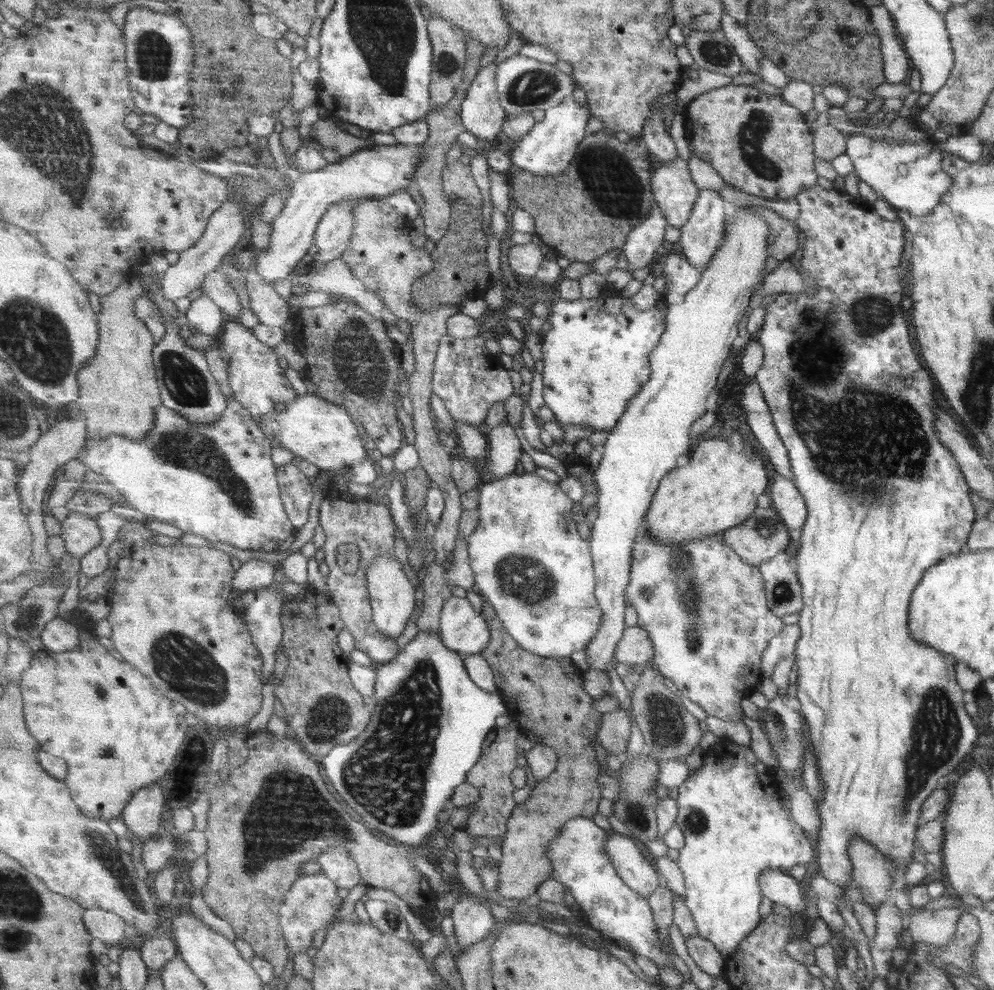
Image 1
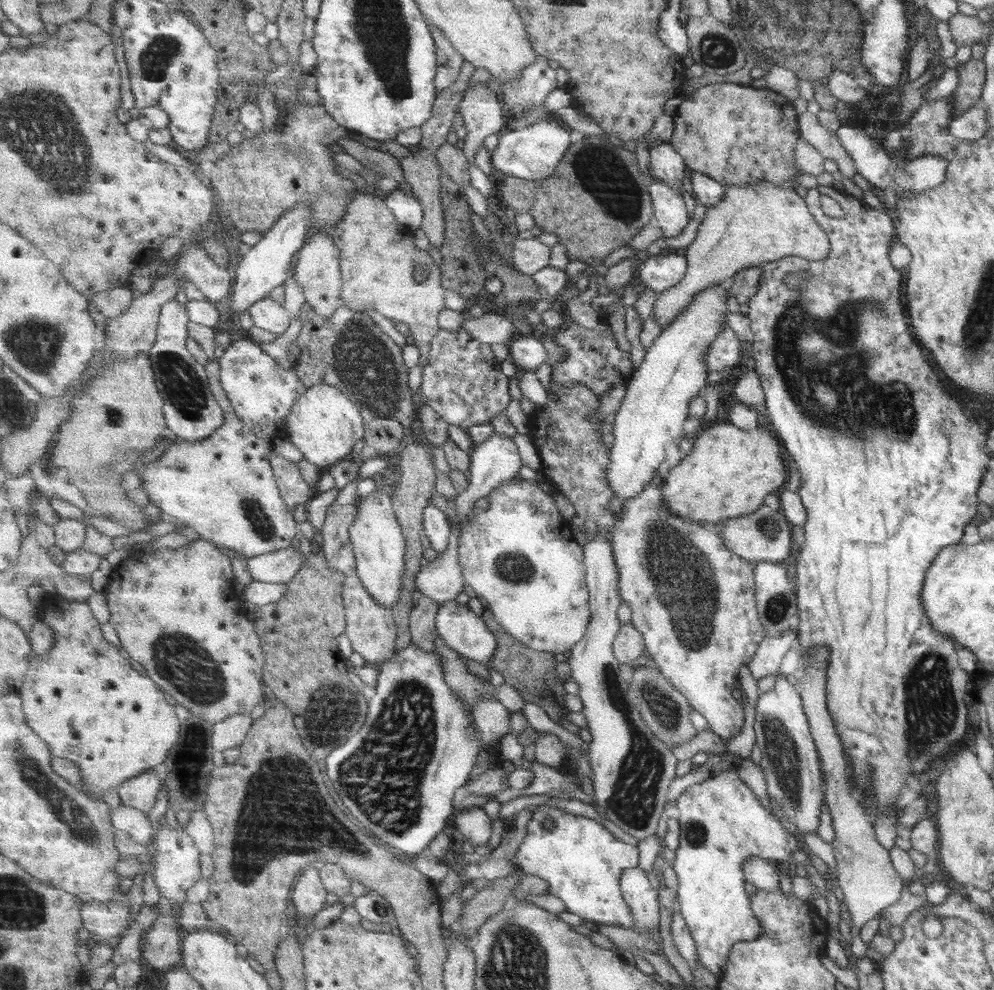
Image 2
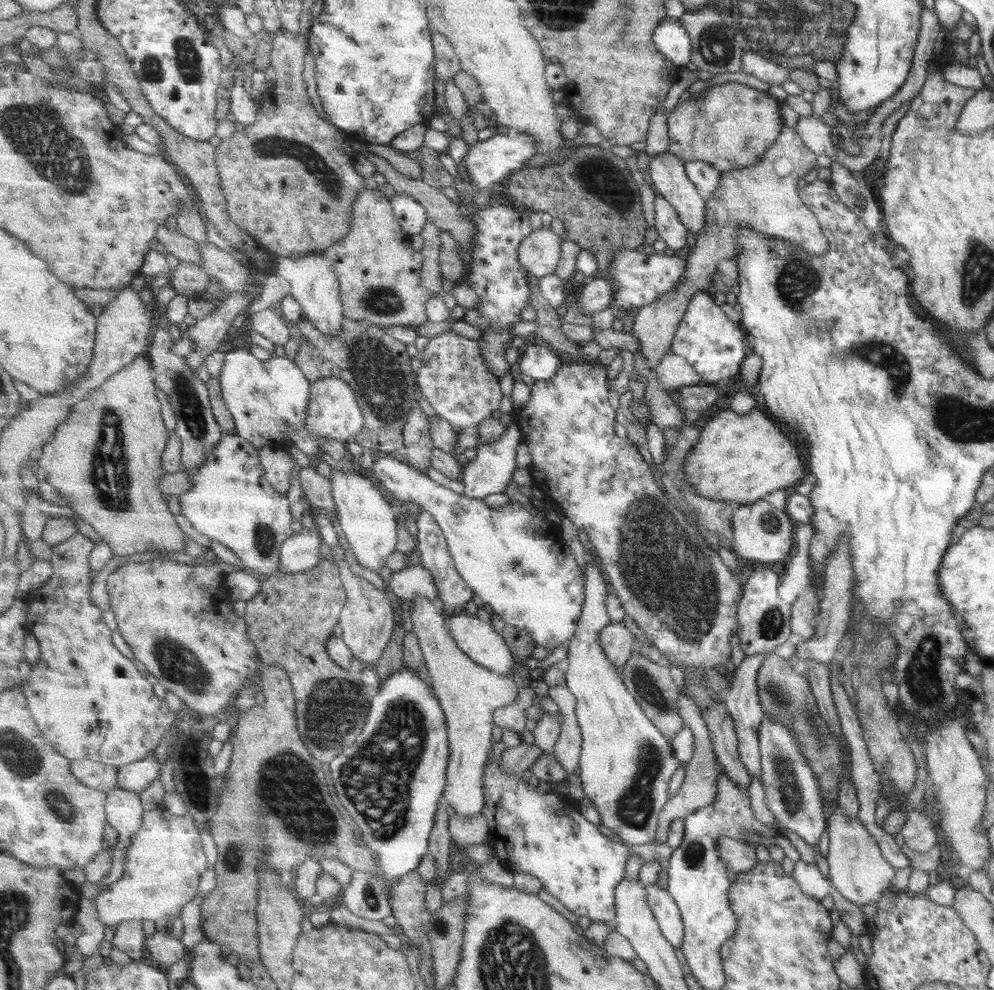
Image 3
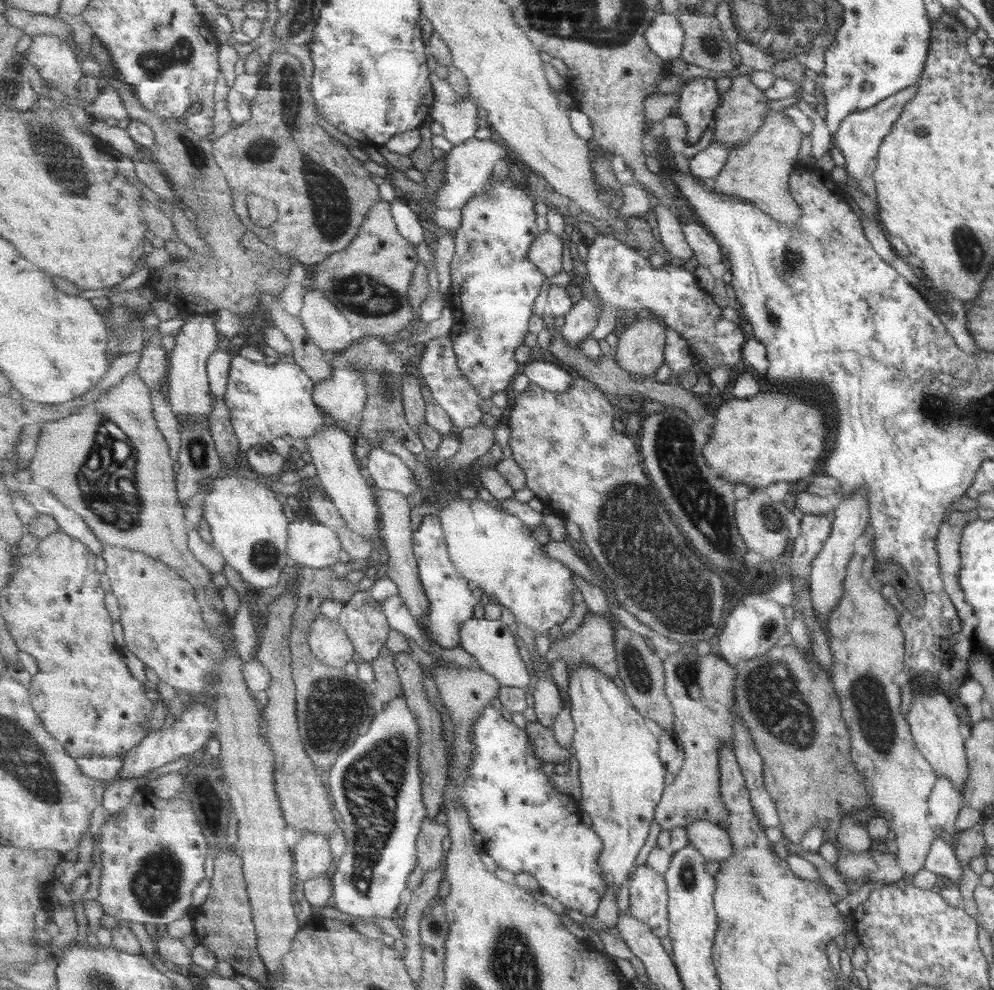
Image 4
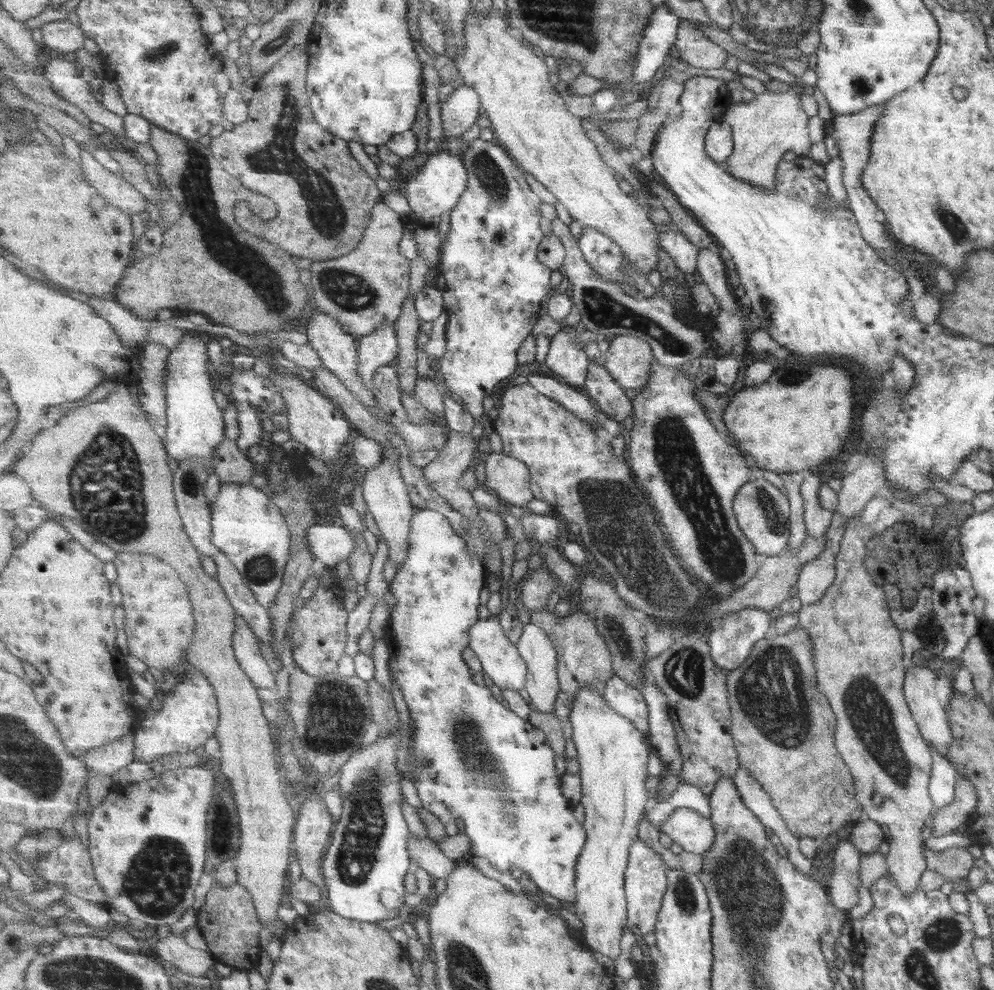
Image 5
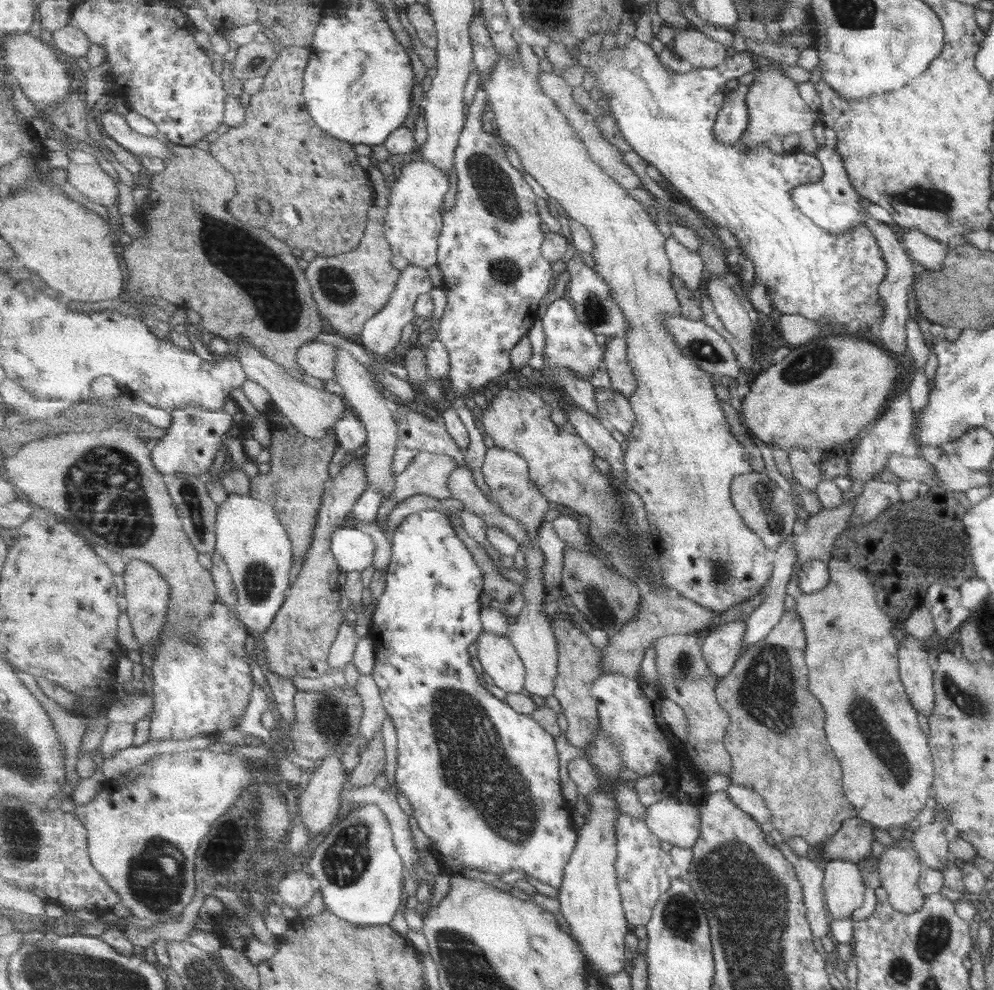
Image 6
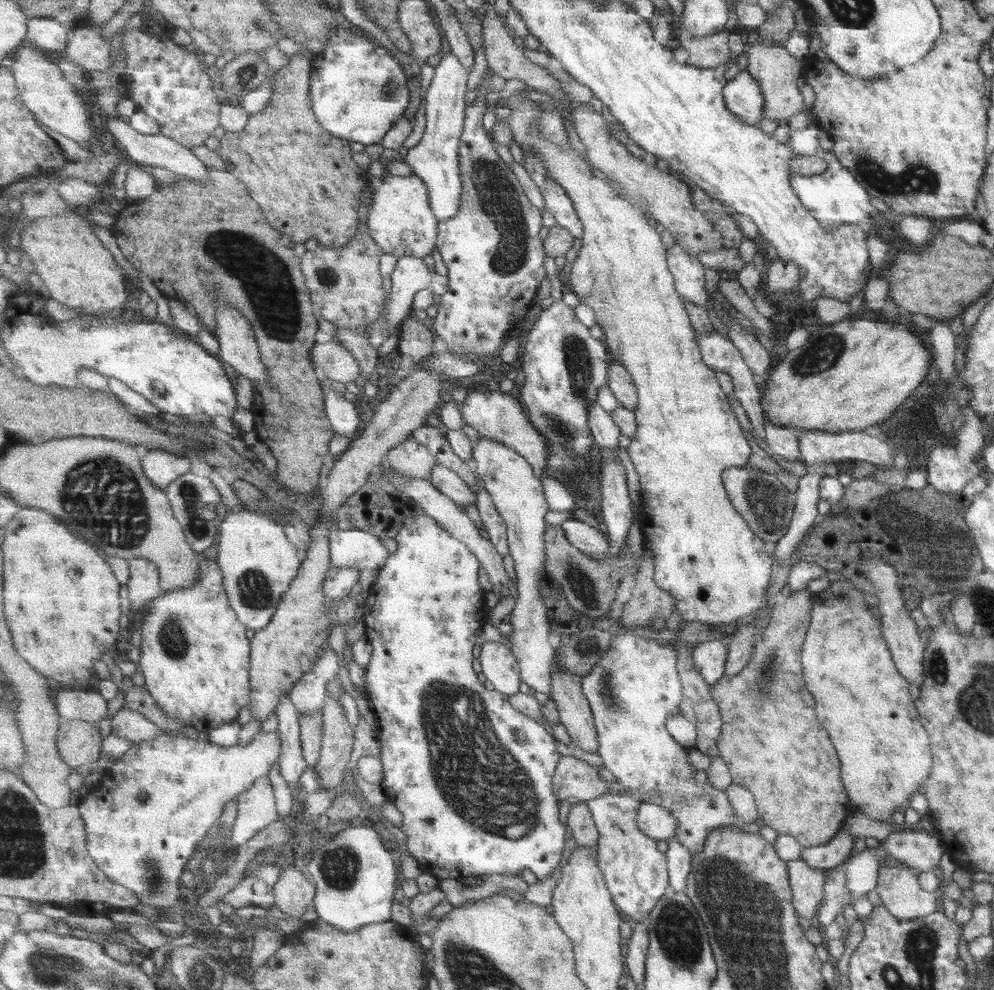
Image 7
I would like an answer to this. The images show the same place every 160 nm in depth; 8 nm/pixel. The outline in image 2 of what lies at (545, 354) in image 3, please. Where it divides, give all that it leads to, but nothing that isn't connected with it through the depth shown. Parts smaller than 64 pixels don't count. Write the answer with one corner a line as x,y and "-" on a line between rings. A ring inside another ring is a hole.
532,335
513,338
508,345
513,363
519,371
537,370
543,362
547,362
547,350

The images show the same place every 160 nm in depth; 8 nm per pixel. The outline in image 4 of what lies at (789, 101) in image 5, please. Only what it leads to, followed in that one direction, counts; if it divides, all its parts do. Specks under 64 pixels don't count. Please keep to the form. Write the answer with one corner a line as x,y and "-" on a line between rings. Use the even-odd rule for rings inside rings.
772,105
758,130
742,144
729,149
727,160
715,179
715,190
723,195
750,201
755,208
761,209
785,227
795,225
799,219
799,211
787,190
787,175
797,163
802,136
803,133
790,118

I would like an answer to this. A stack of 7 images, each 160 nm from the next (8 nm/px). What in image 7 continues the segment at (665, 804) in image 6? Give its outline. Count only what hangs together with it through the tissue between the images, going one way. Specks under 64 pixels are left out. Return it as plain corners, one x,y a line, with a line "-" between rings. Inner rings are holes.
659,804
640,805
638,825
647,836
664,841
676,838
678,824
677,817
671,814
669,808

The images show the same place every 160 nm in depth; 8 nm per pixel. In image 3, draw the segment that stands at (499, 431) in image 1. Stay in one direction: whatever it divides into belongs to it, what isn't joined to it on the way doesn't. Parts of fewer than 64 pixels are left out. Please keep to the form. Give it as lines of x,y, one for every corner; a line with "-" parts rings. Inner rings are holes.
510,422
506,433
491,444
479,445
474,460
463,468
461,481
464,484
463,494
469,498
484,499
490,494
499,494
507,490
507,484
514,480
517,470
518,448
522,443
523,433
517,424
-
421,562
392,573
389,588
393,594
403,601
426,596
435,602
439,602
440,598
440,590
436,585
436,580
431,571

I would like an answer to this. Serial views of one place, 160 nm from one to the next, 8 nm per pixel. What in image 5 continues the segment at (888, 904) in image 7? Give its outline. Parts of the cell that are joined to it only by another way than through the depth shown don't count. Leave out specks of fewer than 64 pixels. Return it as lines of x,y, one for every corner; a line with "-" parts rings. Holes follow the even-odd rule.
880,491
867,501
859,514
847,520
838,544
839,552
835,555
831,586
827,587
815,604
801,604
796,614
797,625
808,634
813,645
811,664
815,670
815,688
827,700
837,720
833,729
833,744
851,773
855,802
865,816
878,825
887,826
890,832
890,838
887,839
889,851
884,856
884,861
893,882
904,895
908,895
917,888
920,874
926,869
922,849
924,841
919,833
925,824
925,818
933,812
933,804
928,796
932,758
904,702
904,668
899,631
889,618
883,589
873,584
866,571
868,566
864,563
867,556
865,543
872,536
872,532
865,529
865,525
855,525
855,521
860,517
866,525
873,524
877,520
877,514
882,508
886,509
891,501
892,498
887,492

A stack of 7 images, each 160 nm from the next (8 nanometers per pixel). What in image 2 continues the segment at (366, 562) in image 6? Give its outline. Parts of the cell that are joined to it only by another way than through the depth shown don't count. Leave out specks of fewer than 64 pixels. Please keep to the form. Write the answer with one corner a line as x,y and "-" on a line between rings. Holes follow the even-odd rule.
289,547
266,555
246,558
254,580
270,583
289,583
301,570
306,558
298,548

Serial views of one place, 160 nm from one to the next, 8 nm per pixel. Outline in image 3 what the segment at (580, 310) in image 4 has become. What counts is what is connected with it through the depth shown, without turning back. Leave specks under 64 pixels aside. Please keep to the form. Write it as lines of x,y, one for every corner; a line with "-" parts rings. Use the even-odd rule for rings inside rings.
603,277
592,278
585,281
577,305
582,306
584,309
582,312
592,319
597,312
610,306
613,299
614,286

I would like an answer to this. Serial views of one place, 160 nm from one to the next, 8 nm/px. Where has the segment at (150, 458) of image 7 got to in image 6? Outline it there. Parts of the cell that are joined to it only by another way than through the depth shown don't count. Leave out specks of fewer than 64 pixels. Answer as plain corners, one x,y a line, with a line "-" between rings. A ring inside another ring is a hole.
187,405
178,411
171,411
173,422
166,435
152,443
152,457
155,468
164,476
181,473
205,474
216,460
221,438
228,434
233,426
233,415
225,411
208,411
199,405

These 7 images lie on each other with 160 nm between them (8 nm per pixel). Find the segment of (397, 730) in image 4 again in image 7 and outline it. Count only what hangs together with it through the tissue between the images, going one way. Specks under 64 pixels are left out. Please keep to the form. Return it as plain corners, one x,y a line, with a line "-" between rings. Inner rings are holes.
373,820
354,823
336,832
324,845
313,850
312,859
308,864
308,875
317,884
314,907
320,916
319,919
343,932
353,932
369,924
391,921
393,894
401,881
397,875
398,870
399,862
395,859
385,833

